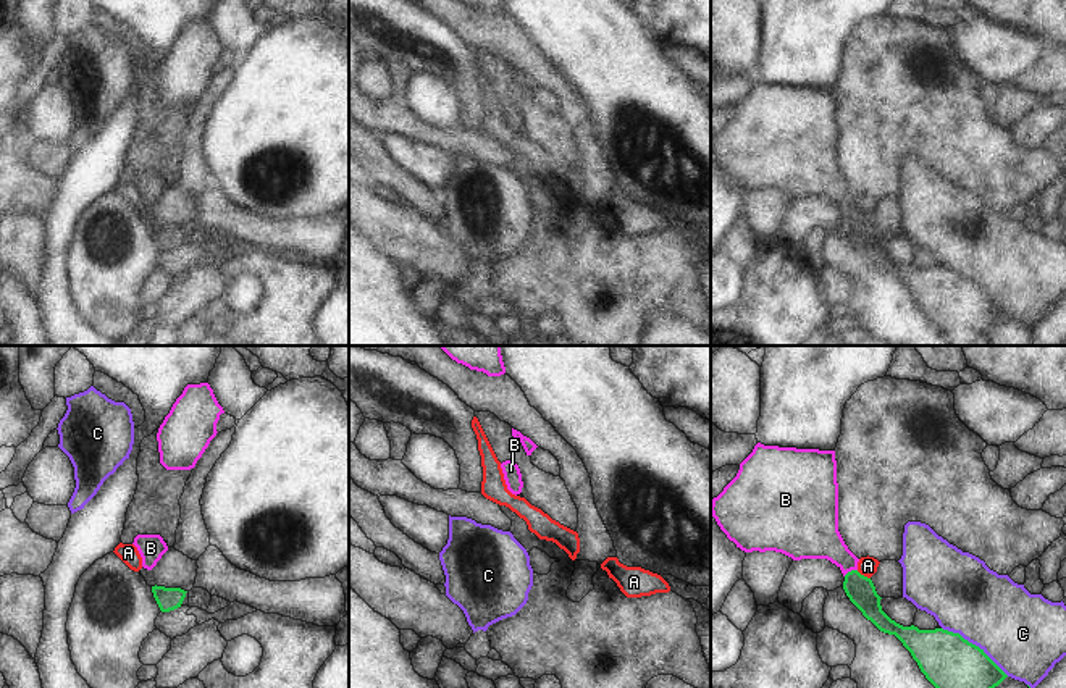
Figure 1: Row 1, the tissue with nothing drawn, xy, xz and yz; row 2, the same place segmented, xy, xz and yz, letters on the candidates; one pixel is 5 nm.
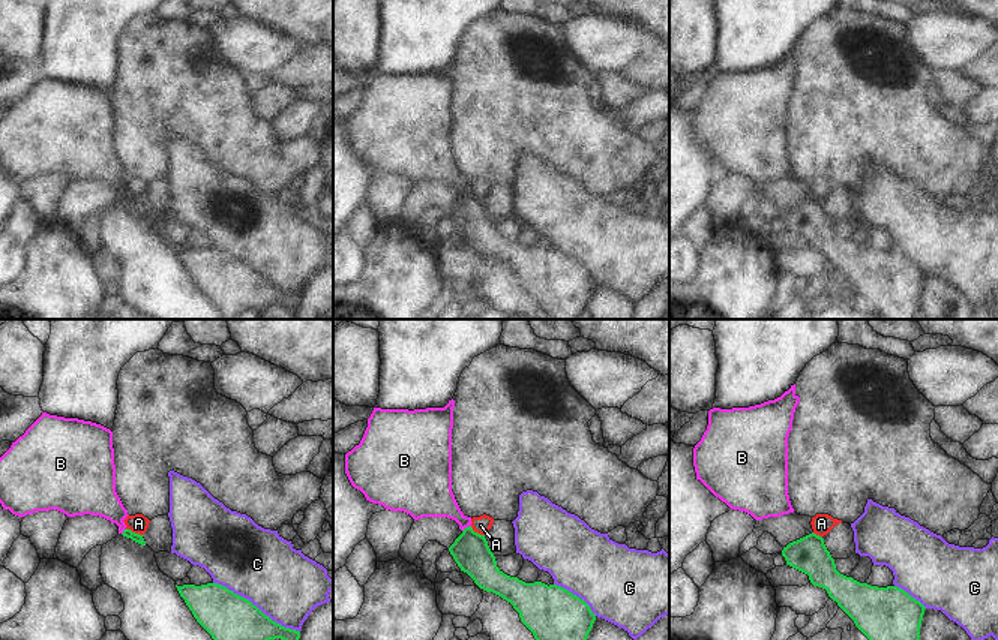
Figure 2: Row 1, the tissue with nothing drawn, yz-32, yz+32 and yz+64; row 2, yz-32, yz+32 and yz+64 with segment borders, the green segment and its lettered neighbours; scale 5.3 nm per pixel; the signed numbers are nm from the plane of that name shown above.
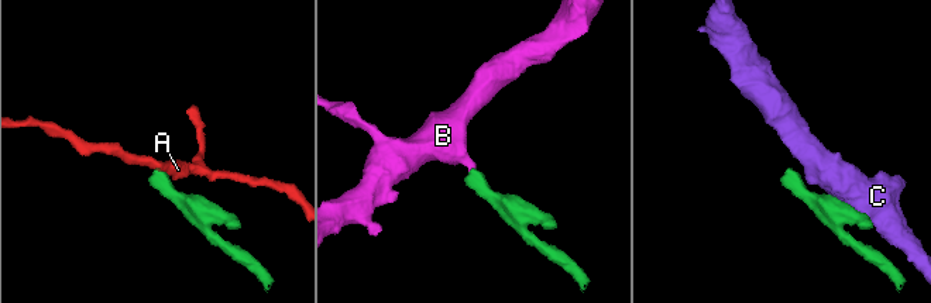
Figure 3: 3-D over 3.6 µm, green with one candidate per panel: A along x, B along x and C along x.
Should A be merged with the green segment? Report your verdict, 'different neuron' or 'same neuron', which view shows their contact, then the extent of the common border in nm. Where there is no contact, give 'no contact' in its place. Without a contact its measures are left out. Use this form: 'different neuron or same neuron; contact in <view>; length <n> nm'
different neuron; contact in yz; length 80 nm

